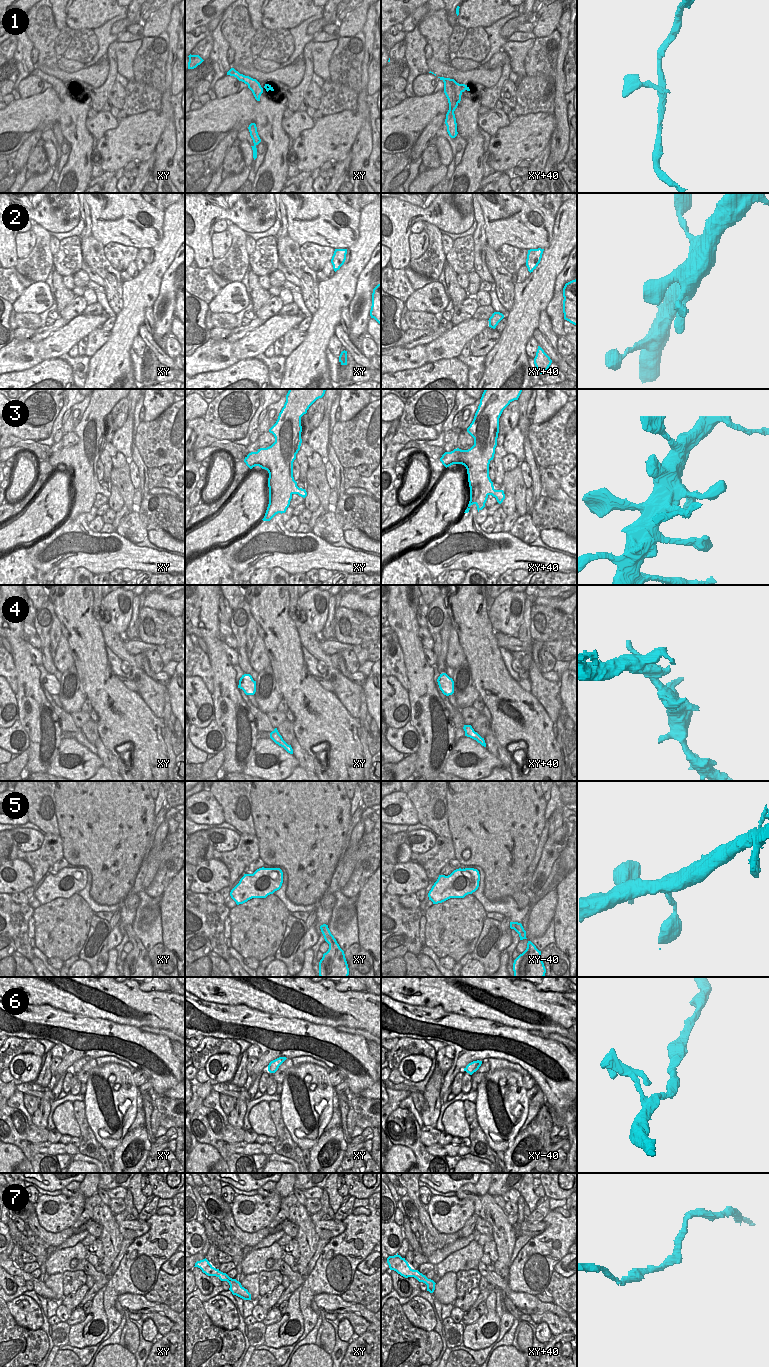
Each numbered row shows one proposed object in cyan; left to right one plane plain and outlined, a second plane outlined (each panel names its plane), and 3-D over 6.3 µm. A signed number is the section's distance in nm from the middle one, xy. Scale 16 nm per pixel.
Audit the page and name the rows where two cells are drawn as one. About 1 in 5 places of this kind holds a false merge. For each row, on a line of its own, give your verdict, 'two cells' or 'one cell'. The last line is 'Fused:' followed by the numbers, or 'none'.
1: one cell
2: one cell
3: one cell
4: one cell
5: one cell
6: one cell
7: one cell
Fused: none

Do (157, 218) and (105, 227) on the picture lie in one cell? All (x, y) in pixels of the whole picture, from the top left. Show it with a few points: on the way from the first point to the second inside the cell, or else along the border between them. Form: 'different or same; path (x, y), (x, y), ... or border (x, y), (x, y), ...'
same; path (144, 209), (141, 207), (130, 218), (118, 221)

